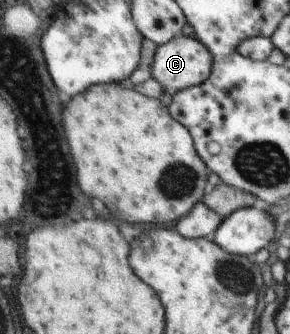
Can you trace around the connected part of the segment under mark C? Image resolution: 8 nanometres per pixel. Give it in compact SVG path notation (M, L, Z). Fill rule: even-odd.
M179 35L156 47L151 77L174 93L204 82L213 62L214 57L206 45L197 38Z

